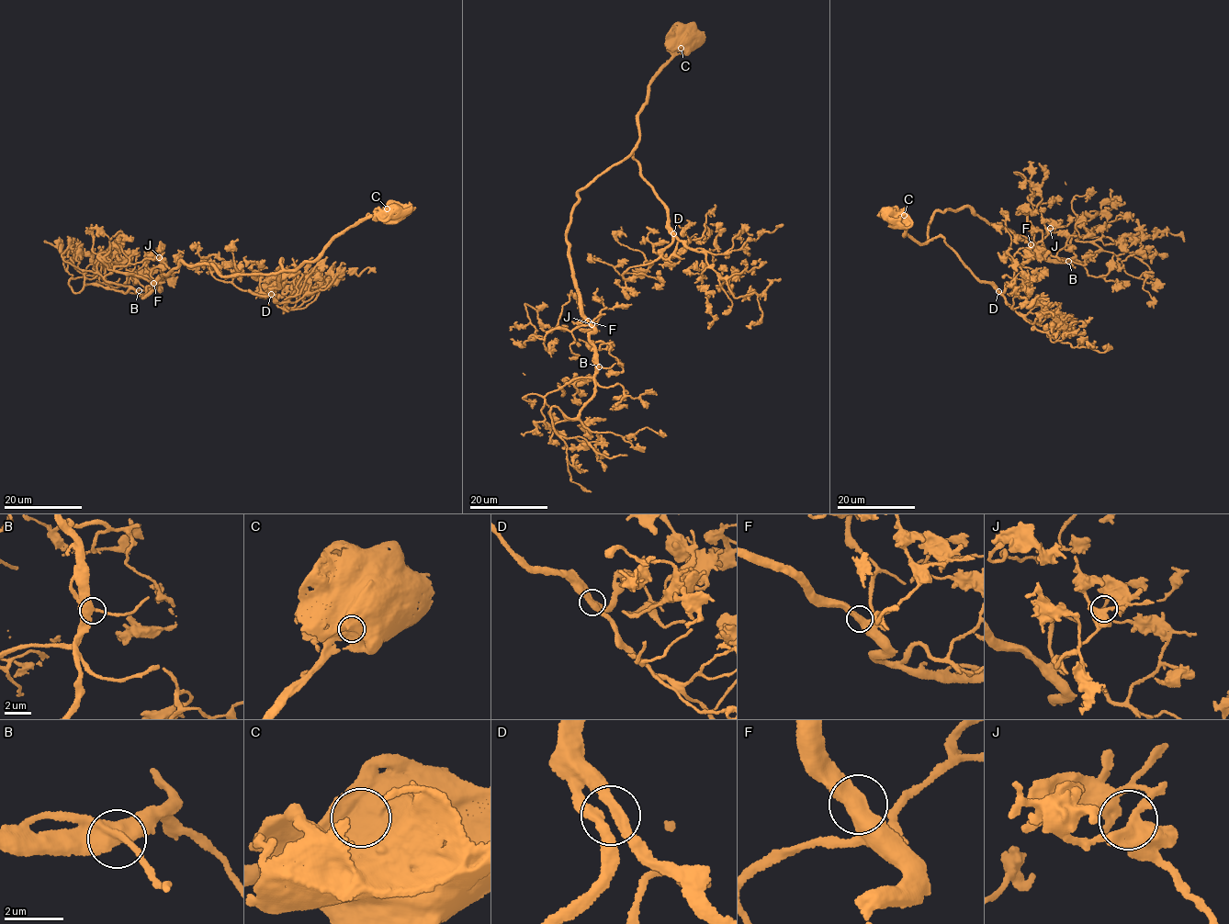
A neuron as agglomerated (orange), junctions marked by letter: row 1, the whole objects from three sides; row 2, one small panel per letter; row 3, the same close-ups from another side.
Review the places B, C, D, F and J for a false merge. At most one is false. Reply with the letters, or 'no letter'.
no letter

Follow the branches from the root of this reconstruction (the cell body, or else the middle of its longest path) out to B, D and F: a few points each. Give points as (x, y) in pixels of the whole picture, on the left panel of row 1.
B: (392, 212), (355, 221), (318, 258), (294, 269), (224, 276), (210, 264), (182, 260), (147, 295), (139, 290)
D: (392, 212), (355, 221), (333, 239), (318, 258), (294, 269), (285, 269), (281, 259), (278, 287), (271, 294)
F: (392, 212), (355, 221), (318, 258), (294, 269), (224, 276), (210, 264), (182, 260), (153, 284)

